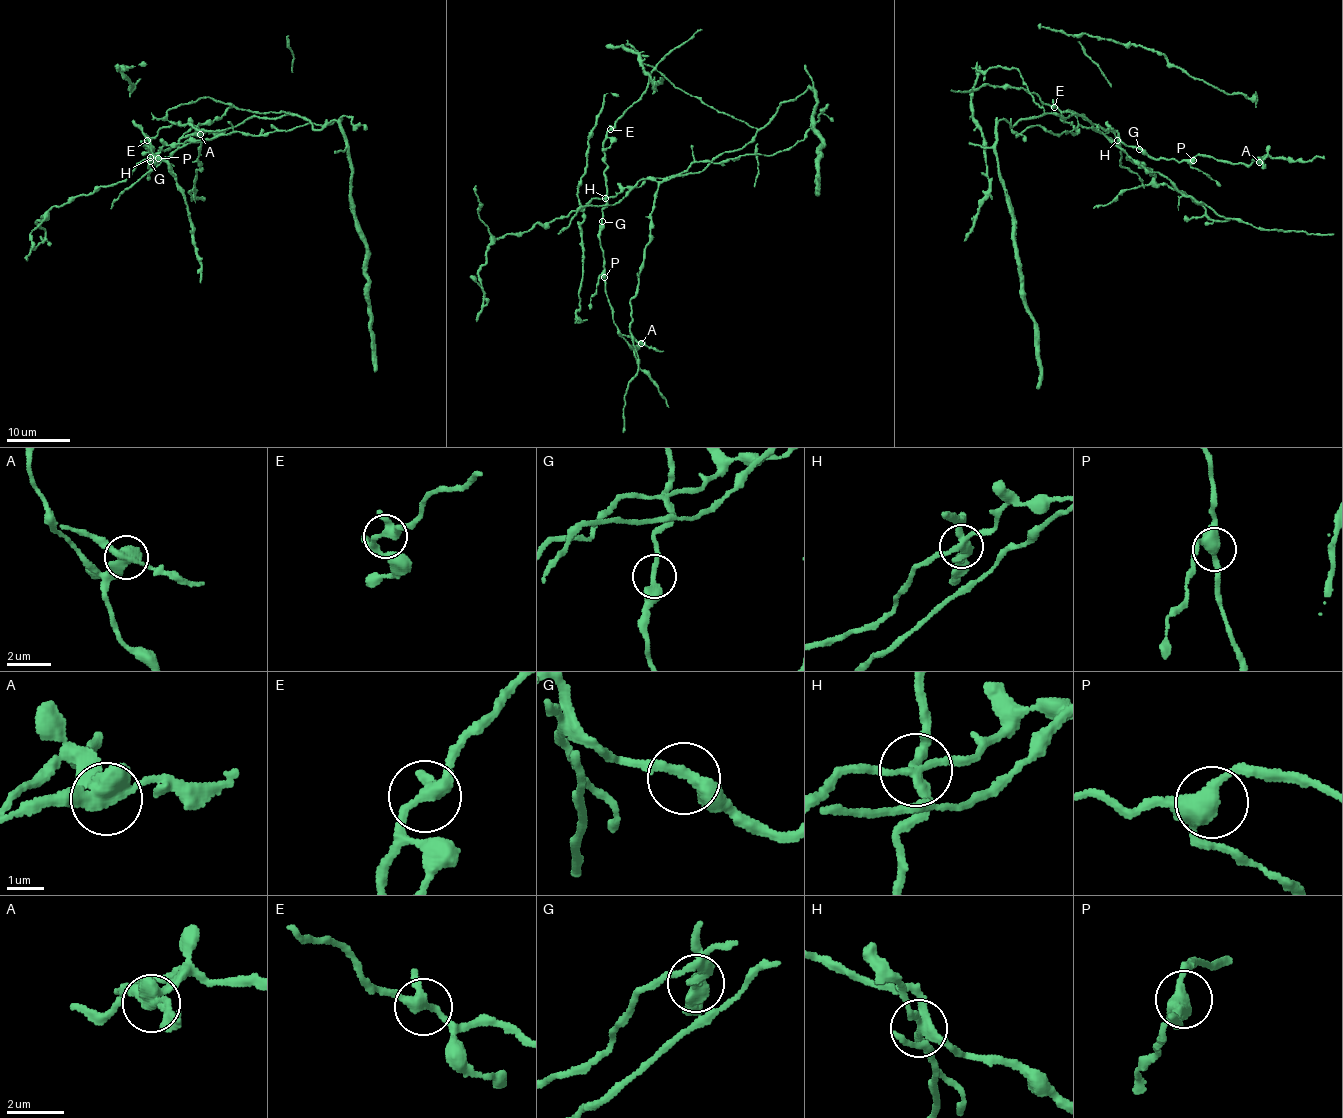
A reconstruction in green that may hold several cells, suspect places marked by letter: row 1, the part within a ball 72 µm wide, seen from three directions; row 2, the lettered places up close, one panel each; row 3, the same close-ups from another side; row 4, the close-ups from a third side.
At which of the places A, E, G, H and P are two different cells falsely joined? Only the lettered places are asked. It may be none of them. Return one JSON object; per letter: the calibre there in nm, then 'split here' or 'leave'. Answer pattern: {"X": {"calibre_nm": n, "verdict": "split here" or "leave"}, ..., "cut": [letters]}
{"A": {"calibre_nm": 440, "verdict": "split here"}, "E": {"calibre_nm": 280, "verdict": "leave"}, "G": {"calibre_nm": 340, "verdict": "leave"}, "H": {"calibre_nm": 280, "verdict": "split here"}, "P": {"calibre_nm": 380, "verdict": "leave"}, "cut": ["A", "H"]}

